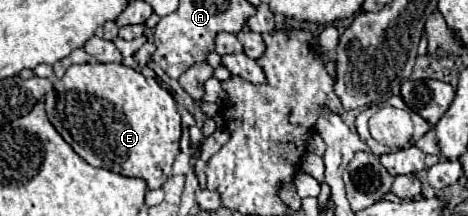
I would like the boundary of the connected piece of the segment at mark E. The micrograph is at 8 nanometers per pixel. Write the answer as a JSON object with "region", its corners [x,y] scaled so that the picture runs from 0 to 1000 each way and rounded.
{"region":[[[171,296],[171,306],[150,306],[132,361],[132,389],[141,407],[141,593],[150,611],[150,630],[158,639],[158,657],[167,667],[167,685],[158,685],[188,759],[209,769],[209,778],[226,778],[235,796],[261,806],[261,815],[286,815],[286,824],[308,824],[316,870],[342,870],[363,815],[368,815],[368,750],[376,731],[376,713],[385,704],[385,528],[376,500],[376,463],[368,454],[368,435],[359,417],[350,417],[329,361],[308,361],[299,333],[291,333],[286,315],[274,315],[265,296]]]}

